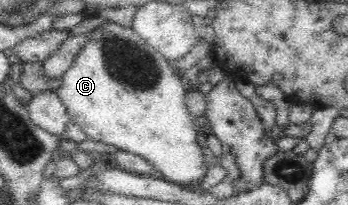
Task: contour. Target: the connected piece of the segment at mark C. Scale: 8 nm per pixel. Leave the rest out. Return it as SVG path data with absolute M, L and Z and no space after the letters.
M103 20L101 25L84 33L83 36L85 36L85 45L77 51L77 55L73 57L71 67L61 75L61 83L59 83L54 90L58 99L63 103L67 114L69 114L69 119L79 125L89 139L102 141L107 145L115 145L115 147L119 147L119 149L144 157L157 171L160 171L161 175L164 175L167 181L196 189L199 181L201 181L201 179L205 177L205 173L207 173L207 163L205 162L203 151L201 151L197 144L196 133L191 126L191 118L193 117L189 116L185 105L187 86L184 78L174 69L172 62L159 54L158 51L155 51L153 47L149 46L131 27L123 27L115 22Z

